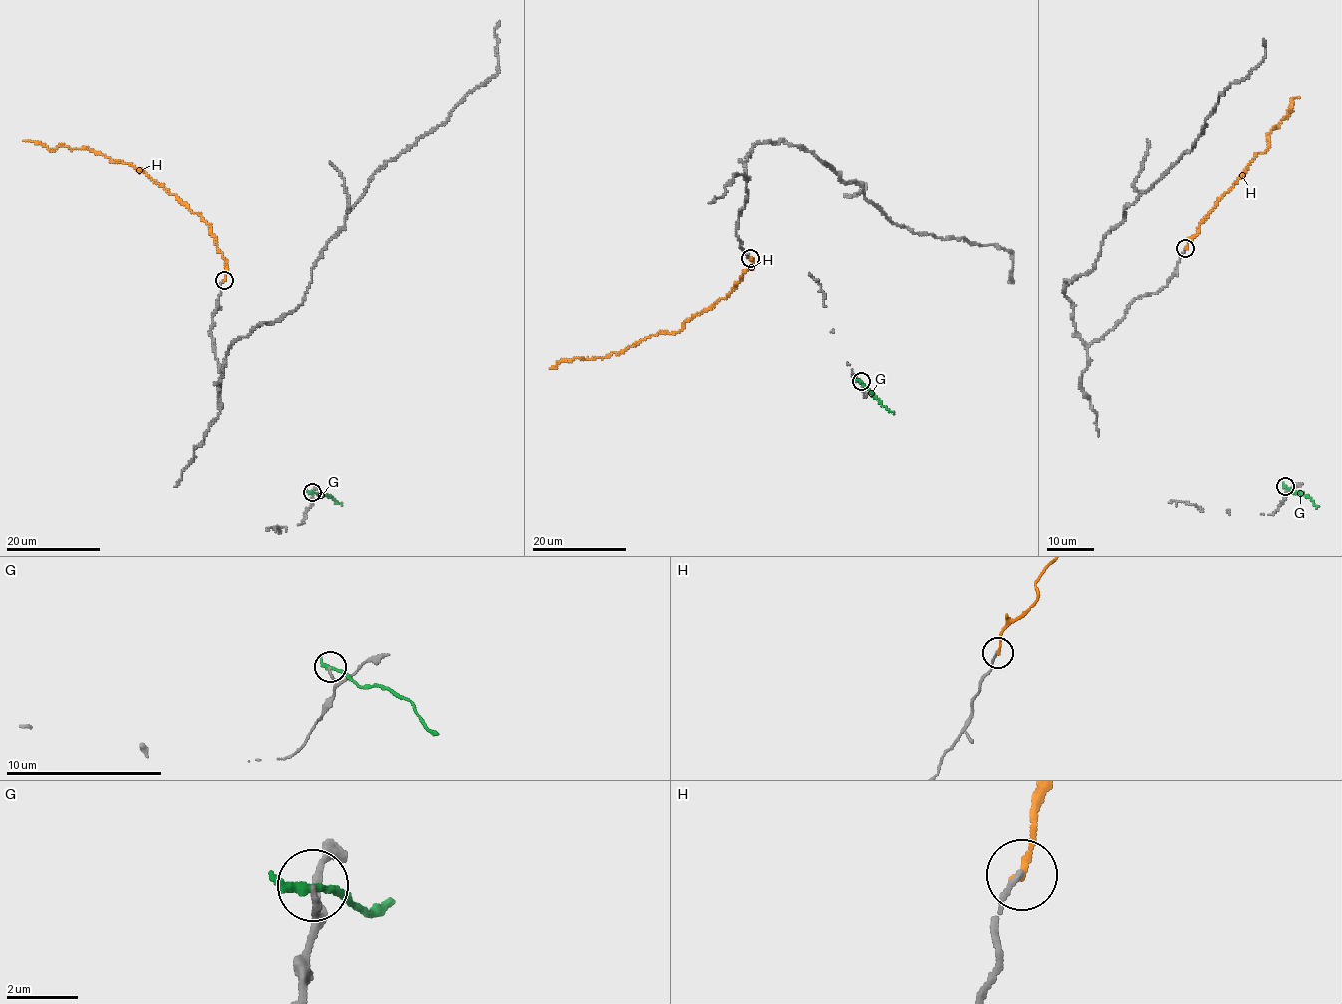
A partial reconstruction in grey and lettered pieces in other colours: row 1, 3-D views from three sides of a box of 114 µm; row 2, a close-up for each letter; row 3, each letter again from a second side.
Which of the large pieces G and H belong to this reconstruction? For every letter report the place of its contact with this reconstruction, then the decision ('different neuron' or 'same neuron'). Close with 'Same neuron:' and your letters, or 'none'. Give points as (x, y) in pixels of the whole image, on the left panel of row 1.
G: (312, 492) | different neuron
H: (224, 280) | same neuron
Same neuron: H

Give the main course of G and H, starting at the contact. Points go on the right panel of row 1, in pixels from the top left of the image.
G: (1285, 486), (1306, 494), (1318, 507)
H: (1185, 248), (1215, 204), (1248, 164), (1267, 147), (1267, 136), (1288, 110), (1291, 110), (1292, 98), (1299, 96)

